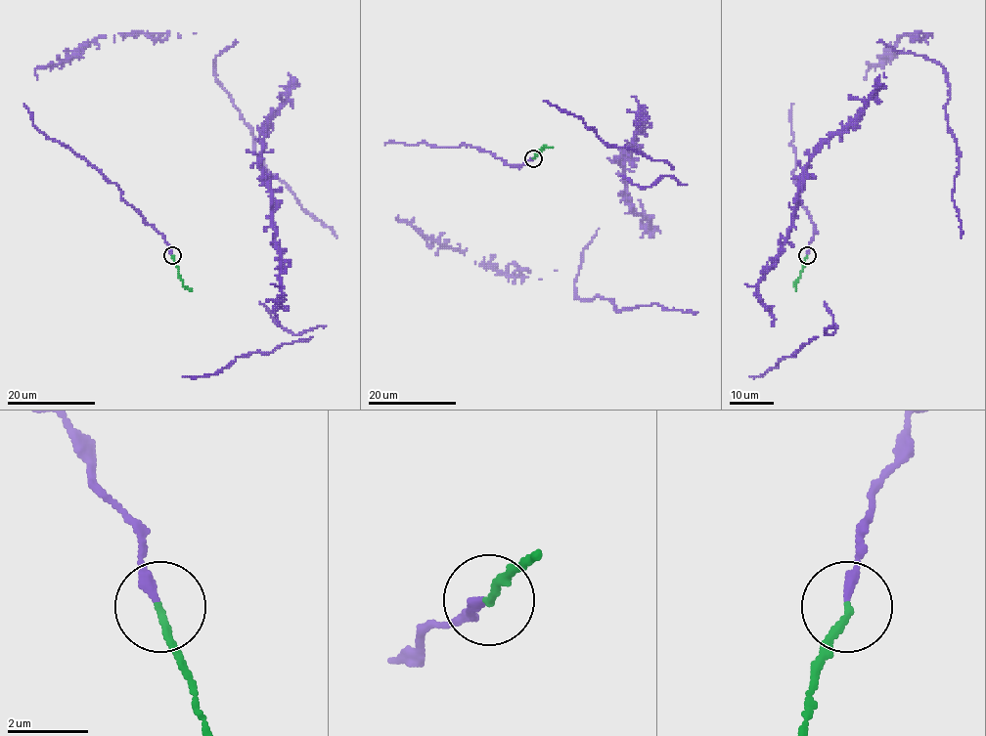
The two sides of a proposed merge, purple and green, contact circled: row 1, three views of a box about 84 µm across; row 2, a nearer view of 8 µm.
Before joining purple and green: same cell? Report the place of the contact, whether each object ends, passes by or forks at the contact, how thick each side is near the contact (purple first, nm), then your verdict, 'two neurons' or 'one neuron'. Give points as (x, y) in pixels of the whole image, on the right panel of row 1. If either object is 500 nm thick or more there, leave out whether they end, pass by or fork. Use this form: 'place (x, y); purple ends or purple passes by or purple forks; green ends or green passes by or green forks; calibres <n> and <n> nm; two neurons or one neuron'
place (807, 255); purple ends; green ends; calibres 240 and 180 nm; one neuron

